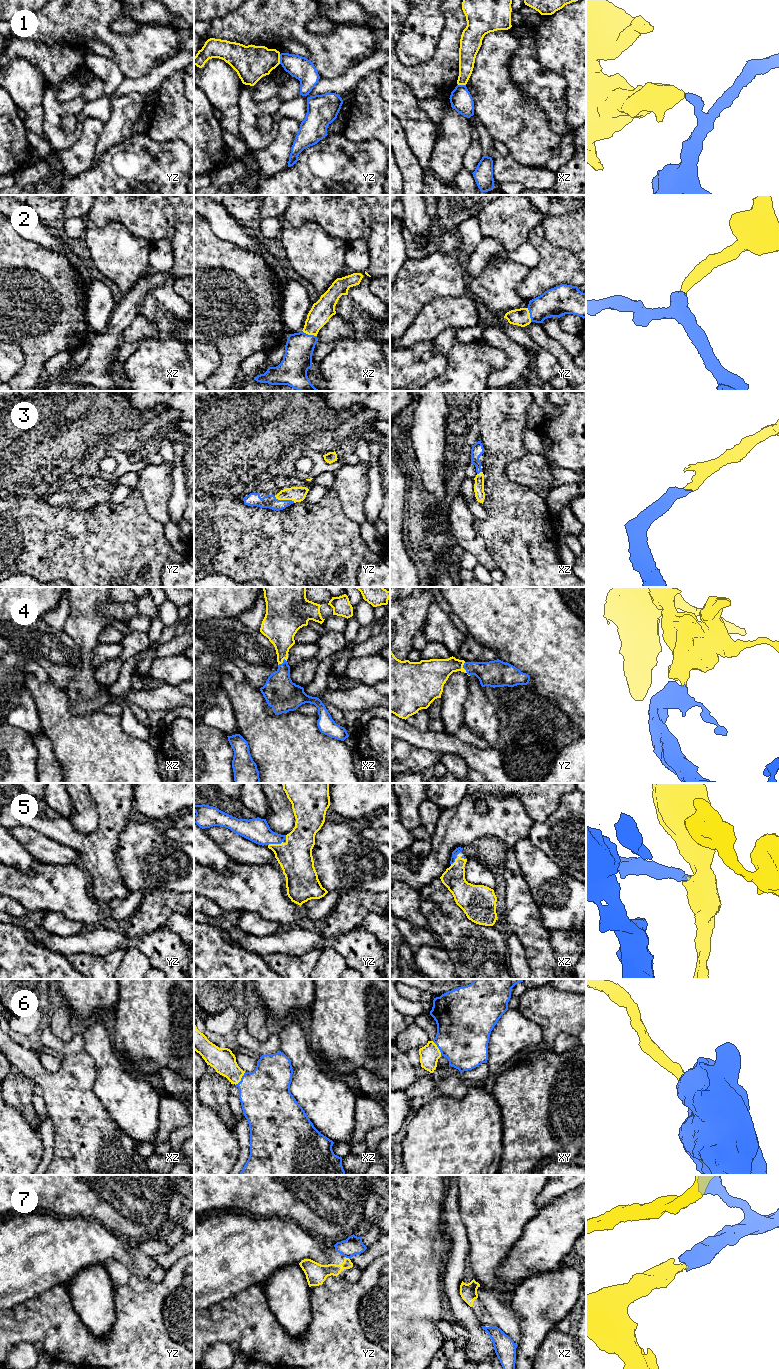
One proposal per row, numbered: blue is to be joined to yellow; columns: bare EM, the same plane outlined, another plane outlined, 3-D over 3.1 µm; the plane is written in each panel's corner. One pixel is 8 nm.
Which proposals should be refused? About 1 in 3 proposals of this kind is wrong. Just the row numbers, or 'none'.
1

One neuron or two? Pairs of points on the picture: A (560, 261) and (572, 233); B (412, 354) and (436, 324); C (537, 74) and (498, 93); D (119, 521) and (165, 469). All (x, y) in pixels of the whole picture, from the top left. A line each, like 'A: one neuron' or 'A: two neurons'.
A: two neurons
B: two neurons
C: two neurons
D: two neurons

